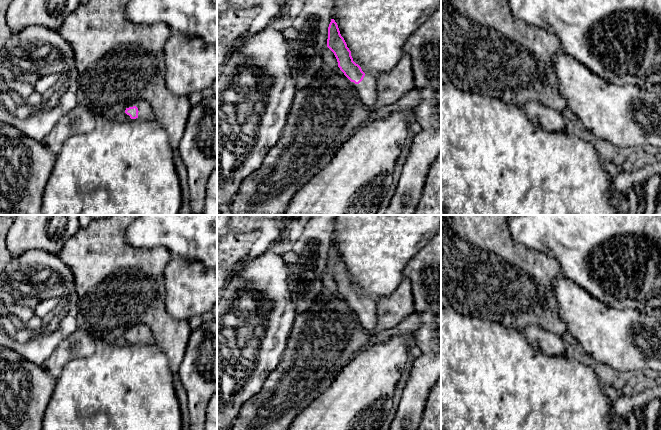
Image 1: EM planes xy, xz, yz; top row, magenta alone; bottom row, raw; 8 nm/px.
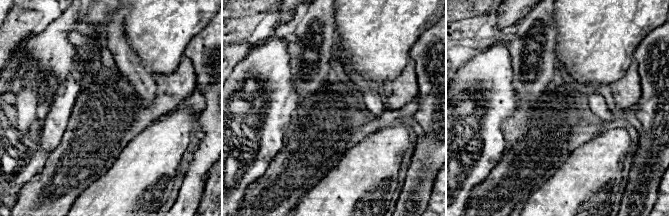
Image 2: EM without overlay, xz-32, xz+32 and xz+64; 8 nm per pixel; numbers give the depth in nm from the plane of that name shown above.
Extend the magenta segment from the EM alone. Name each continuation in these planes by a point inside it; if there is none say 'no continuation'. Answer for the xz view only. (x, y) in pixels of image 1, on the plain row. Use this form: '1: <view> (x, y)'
1: xz (366, 312)

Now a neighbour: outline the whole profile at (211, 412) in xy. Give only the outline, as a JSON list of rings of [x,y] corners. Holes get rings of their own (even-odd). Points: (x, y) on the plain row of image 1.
[[[217,393],[212,396],[208,403],[204,430],[217,430]]]

